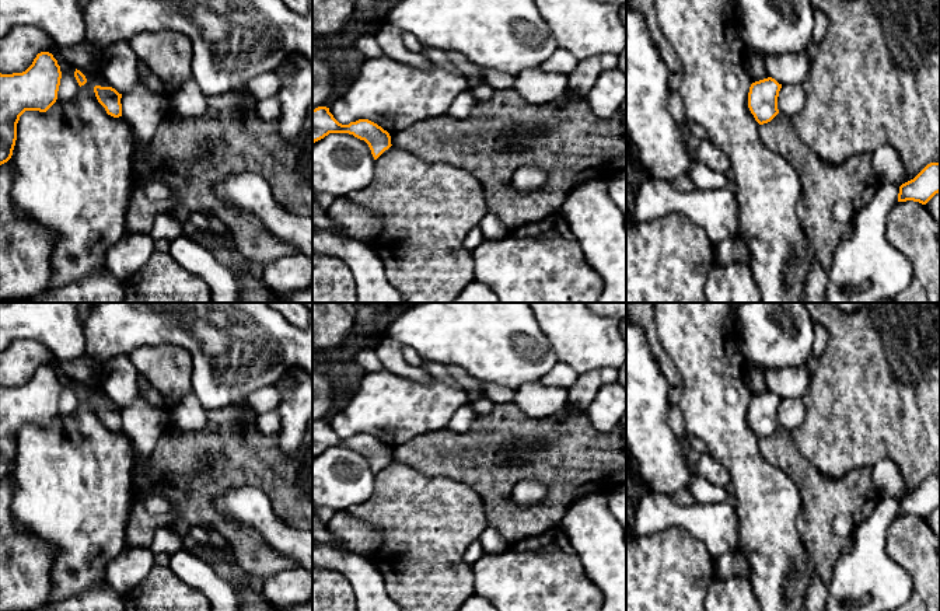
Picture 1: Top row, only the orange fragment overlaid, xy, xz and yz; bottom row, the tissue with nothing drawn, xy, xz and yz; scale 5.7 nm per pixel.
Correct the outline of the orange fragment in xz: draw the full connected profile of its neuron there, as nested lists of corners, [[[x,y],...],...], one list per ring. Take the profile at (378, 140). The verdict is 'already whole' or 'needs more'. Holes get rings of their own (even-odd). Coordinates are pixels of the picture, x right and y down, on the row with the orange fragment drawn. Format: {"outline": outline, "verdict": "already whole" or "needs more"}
{"outline": [[[326,107],[312,109],[312,143],[324,139],[329,133],[349,133],[364,140],[377,160],[391,144],[391,136],[377,123],[368,119],[359,119],[349,125],[339,123]]], "verdict": "already whole"}

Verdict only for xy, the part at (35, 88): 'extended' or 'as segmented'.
as segmented

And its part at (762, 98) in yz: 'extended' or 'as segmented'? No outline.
as segmented

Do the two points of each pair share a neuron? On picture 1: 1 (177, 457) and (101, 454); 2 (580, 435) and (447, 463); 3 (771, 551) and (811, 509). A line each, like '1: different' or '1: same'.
1: different
2: same
3: different

